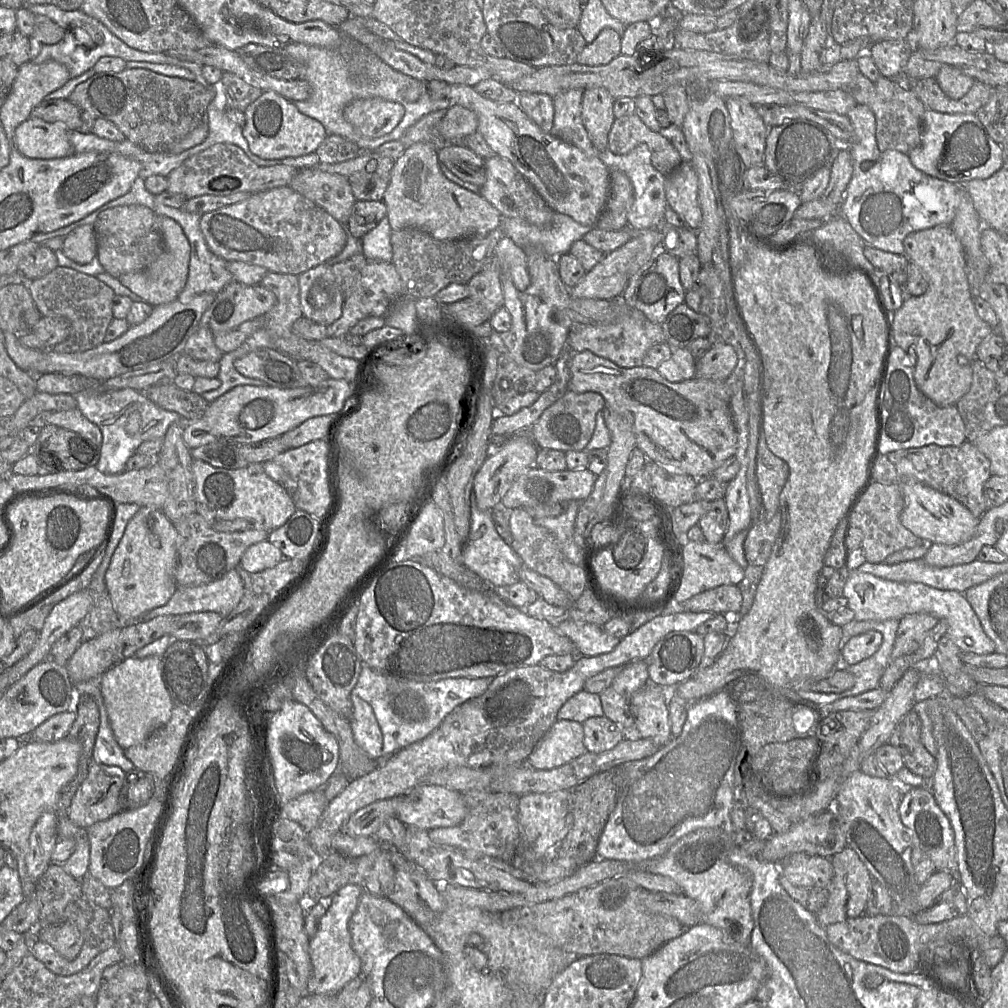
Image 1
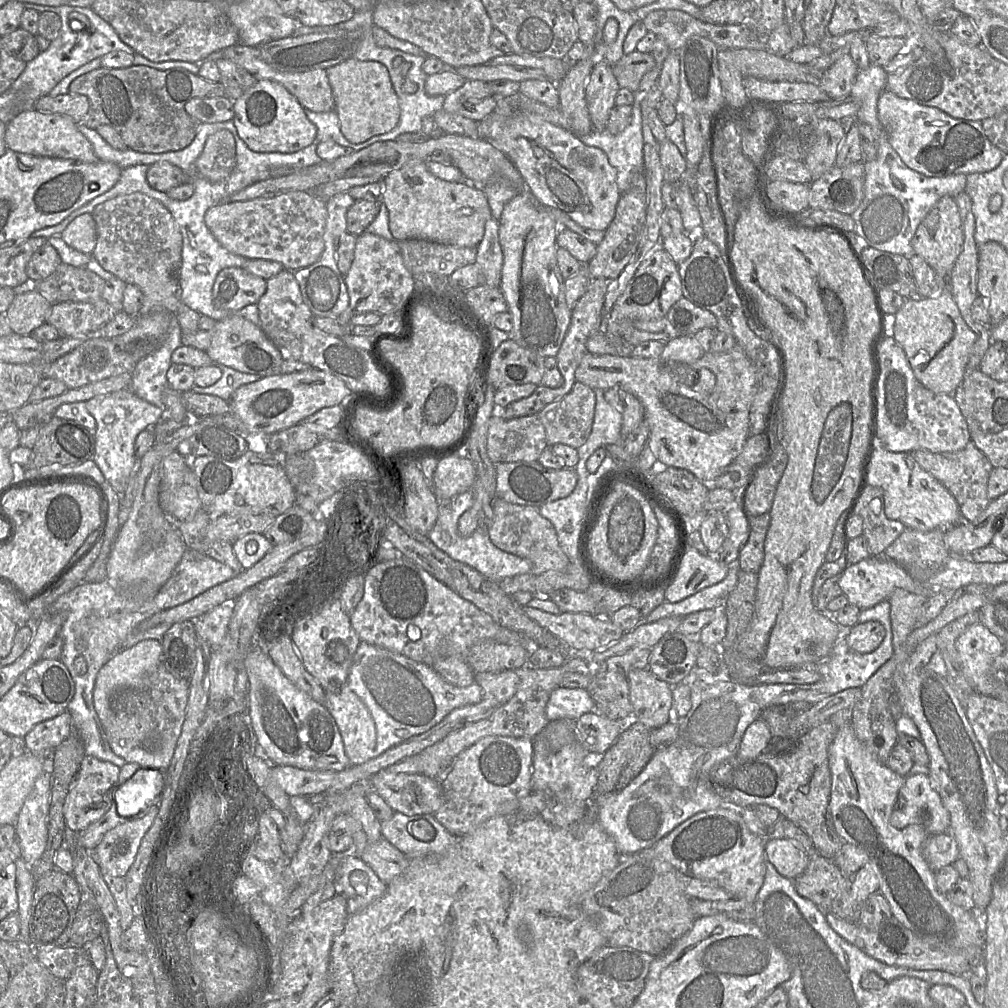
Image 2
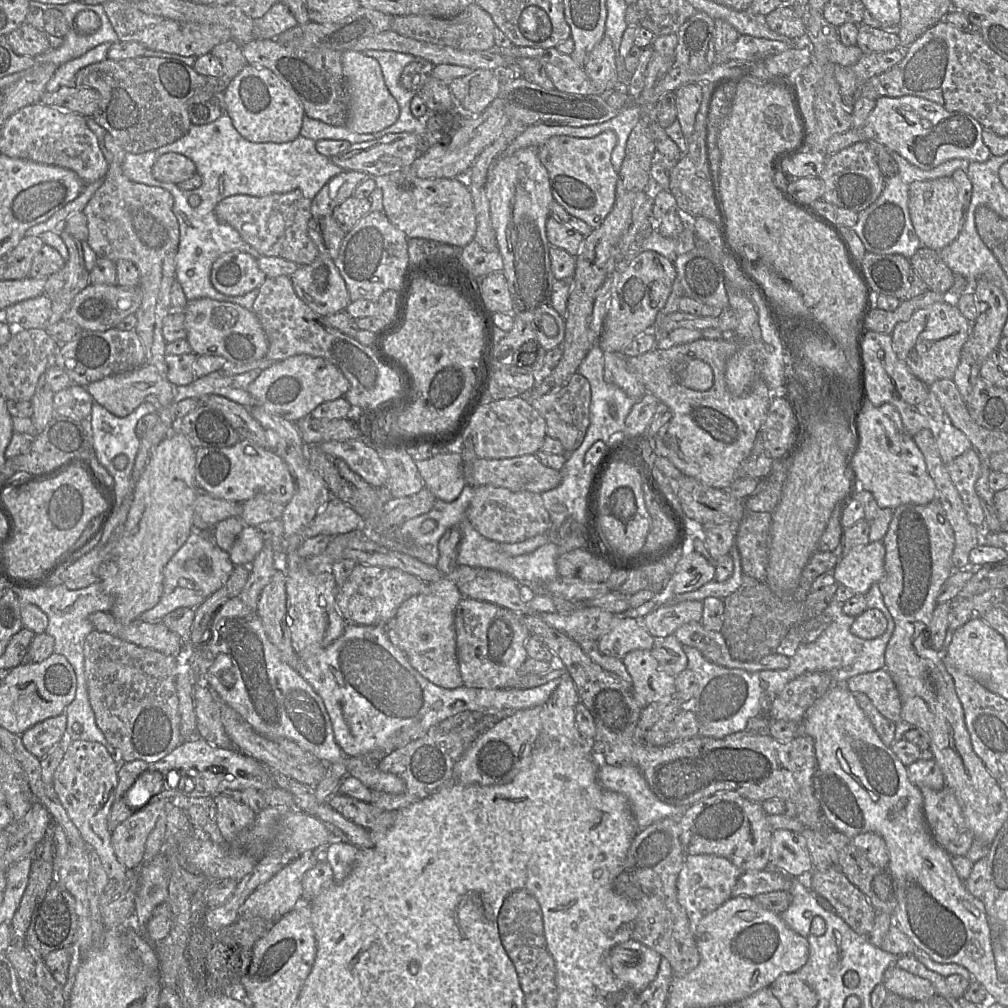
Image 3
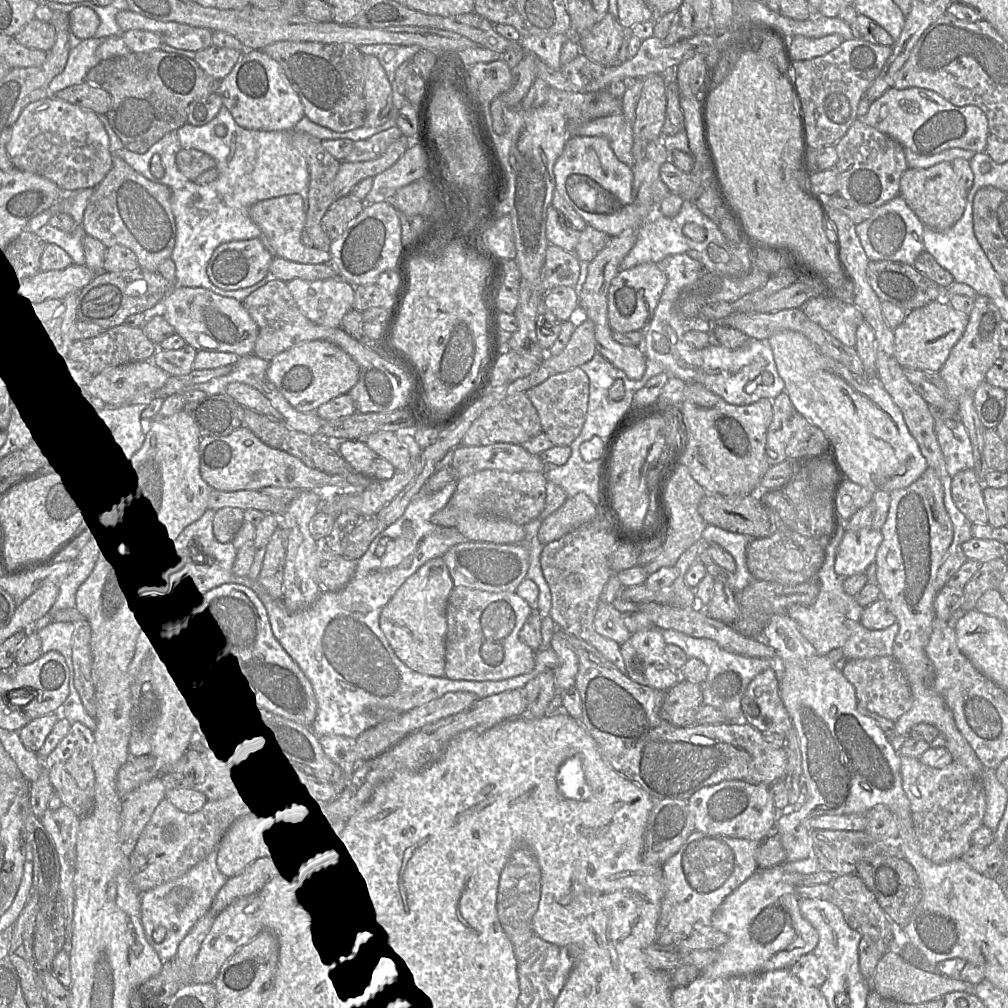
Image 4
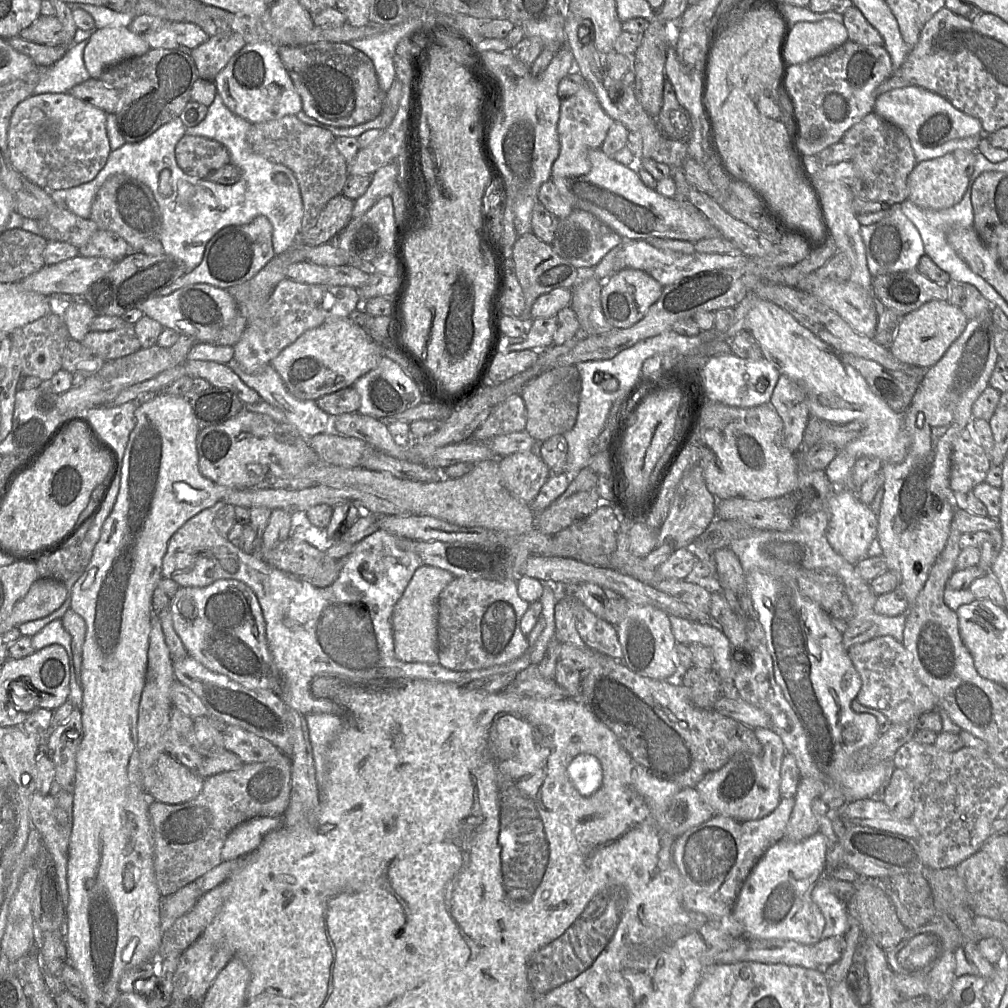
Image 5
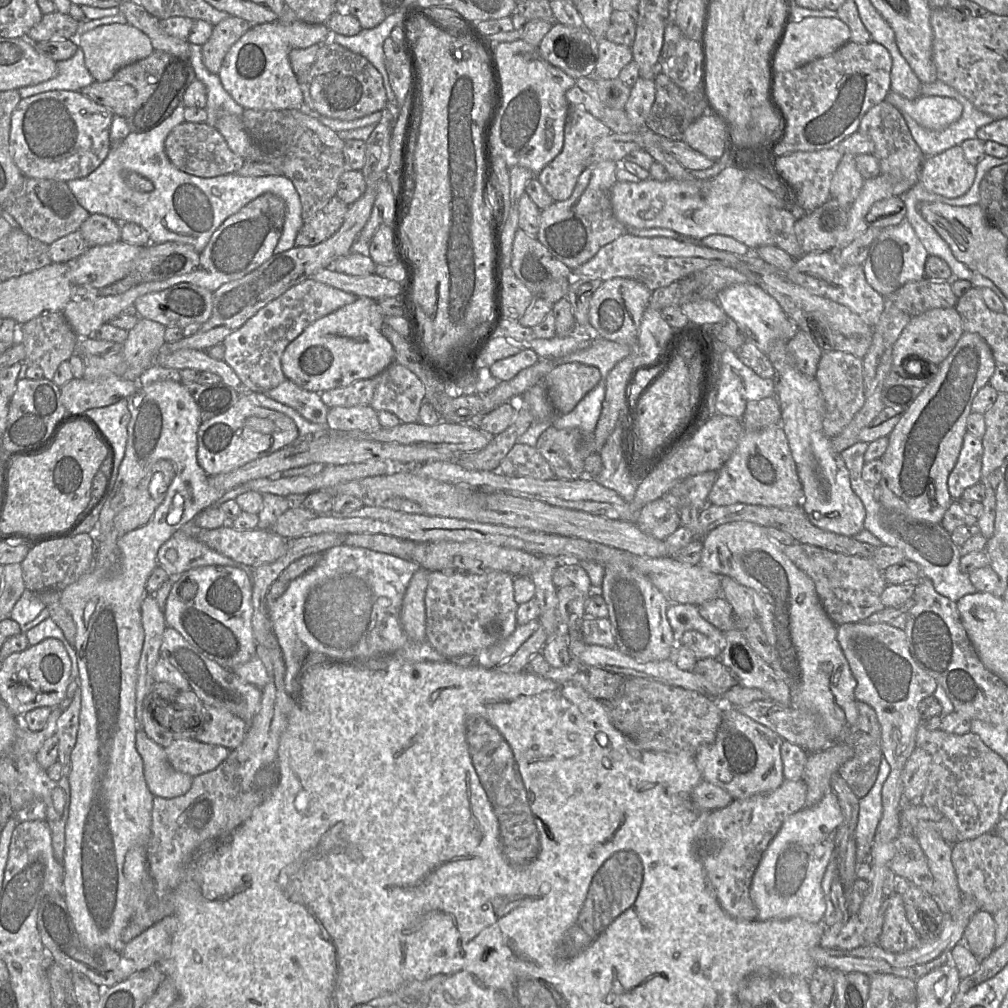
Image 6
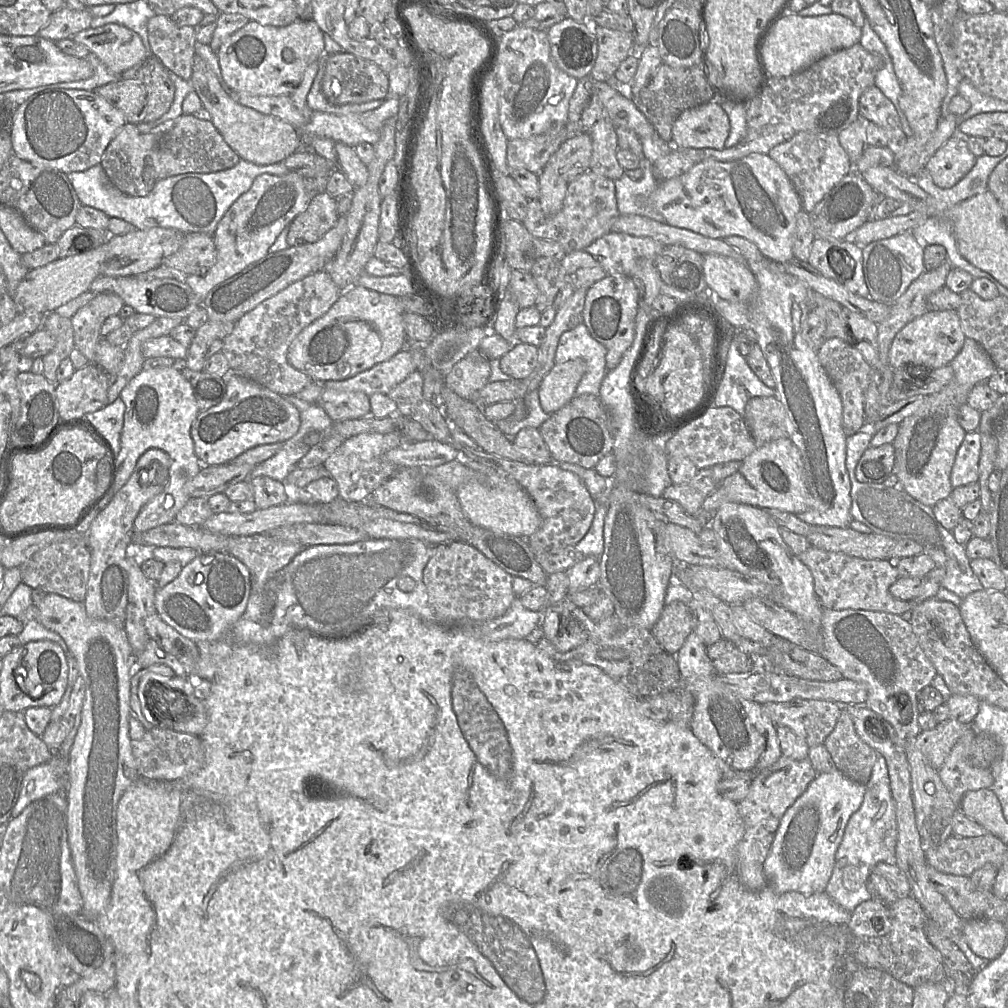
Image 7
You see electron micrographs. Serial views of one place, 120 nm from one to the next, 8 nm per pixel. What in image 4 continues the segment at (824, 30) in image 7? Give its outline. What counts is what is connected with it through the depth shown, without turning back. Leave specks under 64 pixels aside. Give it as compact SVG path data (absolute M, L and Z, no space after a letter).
M837 34L821 38L796 35L790 40L790 55L794 61L811 60L826 55L840 46L844 39Z

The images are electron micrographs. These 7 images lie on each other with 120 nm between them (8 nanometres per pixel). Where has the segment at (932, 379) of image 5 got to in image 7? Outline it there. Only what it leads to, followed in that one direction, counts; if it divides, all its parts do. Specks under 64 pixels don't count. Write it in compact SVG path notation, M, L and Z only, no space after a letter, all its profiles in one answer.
M967 337L949 365L954 371L953 381L939 392L927 396L919 409L899 424L897 436L892 442L895 450L892 473L897 476L898 485L914 499L930 507L950 497L953 490L951 470L967 433L957 419L959 407L967 402L974 386L986 382L997 370L983 347Z

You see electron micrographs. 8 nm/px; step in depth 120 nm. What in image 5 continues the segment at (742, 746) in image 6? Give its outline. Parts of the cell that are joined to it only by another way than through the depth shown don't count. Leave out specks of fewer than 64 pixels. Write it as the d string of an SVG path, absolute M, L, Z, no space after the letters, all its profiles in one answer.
M752 728L762 745L759 755L735 754L719 770L710 772L696 784L700 798L719 814L739 821L761 819L775 810L780 802L780 768L786 753L781 738L768 728Z

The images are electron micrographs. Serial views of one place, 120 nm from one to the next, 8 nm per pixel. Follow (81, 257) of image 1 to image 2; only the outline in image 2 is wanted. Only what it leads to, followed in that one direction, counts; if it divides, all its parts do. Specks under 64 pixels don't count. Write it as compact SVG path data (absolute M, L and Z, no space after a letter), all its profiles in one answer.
M84 213L77 216L60 236L71 248L91 255L96 245L96 226L92 215Z

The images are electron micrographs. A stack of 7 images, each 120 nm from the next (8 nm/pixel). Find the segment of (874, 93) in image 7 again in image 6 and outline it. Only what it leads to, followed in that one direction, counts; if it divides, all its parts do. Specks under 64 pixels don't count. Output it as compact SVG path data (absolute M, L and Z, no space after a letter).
M885 100L873 106L861 119L858 132L867 136L873 142L874 151L872 154L879 161L880 174L889 175L895 179L909 179L910 177L917 177L917 181L919 181L920 170L926 157L913 140L903 115L898 109Z

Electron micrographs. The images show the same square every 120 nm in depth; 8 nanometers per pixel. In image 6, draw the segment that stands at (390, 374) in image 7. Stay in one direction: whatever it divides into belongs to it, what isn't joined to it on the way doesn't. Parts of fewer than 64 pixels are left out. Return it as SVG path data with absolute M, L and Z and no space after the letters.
M379 377L357 380L345 387L333 388L320 394L328 408L370 405Z

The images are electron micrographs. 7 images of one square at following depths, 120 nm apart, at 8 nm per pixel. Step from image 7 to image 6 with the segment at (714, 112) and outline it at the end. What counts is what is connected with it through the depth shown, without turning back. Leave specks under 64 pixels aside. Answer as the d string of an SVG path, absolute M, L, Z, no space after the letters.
M707 112L683 133L682 141L712 160L719 160L729 146L726 122Z

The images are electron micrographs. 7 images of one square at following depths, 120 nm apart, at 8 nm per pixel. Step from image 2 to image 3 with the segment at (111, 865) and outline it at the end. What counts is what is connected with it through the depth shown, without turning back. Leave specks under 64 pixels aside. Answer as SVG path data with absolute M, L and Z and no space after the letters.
M156 794L112 831L111 842L115 855L126 869L140 867L147 837L165 805L166 799L158 798Z

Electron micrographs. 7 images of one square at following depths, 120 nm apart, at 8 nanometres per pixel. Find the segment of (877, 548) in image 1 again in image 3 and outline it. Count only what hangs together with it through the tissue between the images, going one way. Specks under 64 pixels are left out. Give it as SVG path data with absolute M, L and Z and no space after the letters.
M860 489L855 498L864 506L865 520L869 524L869 541L883 541L893 516L893 509L881 508L867 490Z

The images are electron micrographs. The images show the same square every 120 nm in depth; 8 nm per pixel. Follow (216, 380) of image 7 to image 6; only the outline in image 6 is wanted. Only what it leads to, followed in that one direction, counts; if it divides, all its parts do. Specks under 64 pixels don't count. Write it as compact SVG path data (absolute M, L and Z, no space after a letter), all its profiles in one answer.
M181 379L197 406L201 422L226 412L236 404L240 394L223 382L199 384L196 381Z

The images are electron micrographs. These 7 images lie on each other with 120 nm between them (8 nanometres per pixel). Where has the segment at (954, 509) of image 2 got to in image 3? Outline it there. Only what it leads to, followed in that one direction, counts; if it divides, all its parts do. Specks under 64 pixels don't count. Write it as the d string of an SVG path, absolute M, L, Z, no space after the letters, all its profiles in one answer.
M867 400L857 416L858 447L853 464L860 482L860 489L869 491L881 508L895 509L903 504L927 504L937 499L935 483L927 471L924 456L902 423L898 410L890 403L880 406Z

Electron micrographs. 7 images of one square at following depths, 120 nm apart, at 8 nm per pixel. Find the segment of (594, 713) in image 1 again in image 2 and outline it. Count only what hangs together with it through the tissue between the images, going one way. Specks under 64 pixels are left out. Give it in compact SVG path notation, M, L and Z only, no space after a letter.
M559 686L551 693L546 706L546 717L549 722L576 722L583 714L589 712L596 712L596 708L592 697L585 689Z

